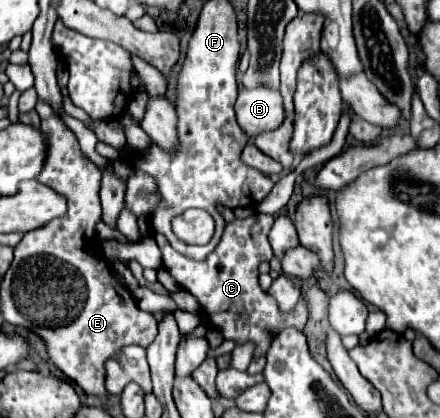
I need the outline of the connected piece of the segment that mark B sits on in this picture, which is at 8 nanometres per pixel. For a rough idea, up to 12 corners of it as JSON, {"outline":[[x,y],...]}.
{"outline":[[240,89],[238,125],[250,135],[284,121],[280,89]]}

